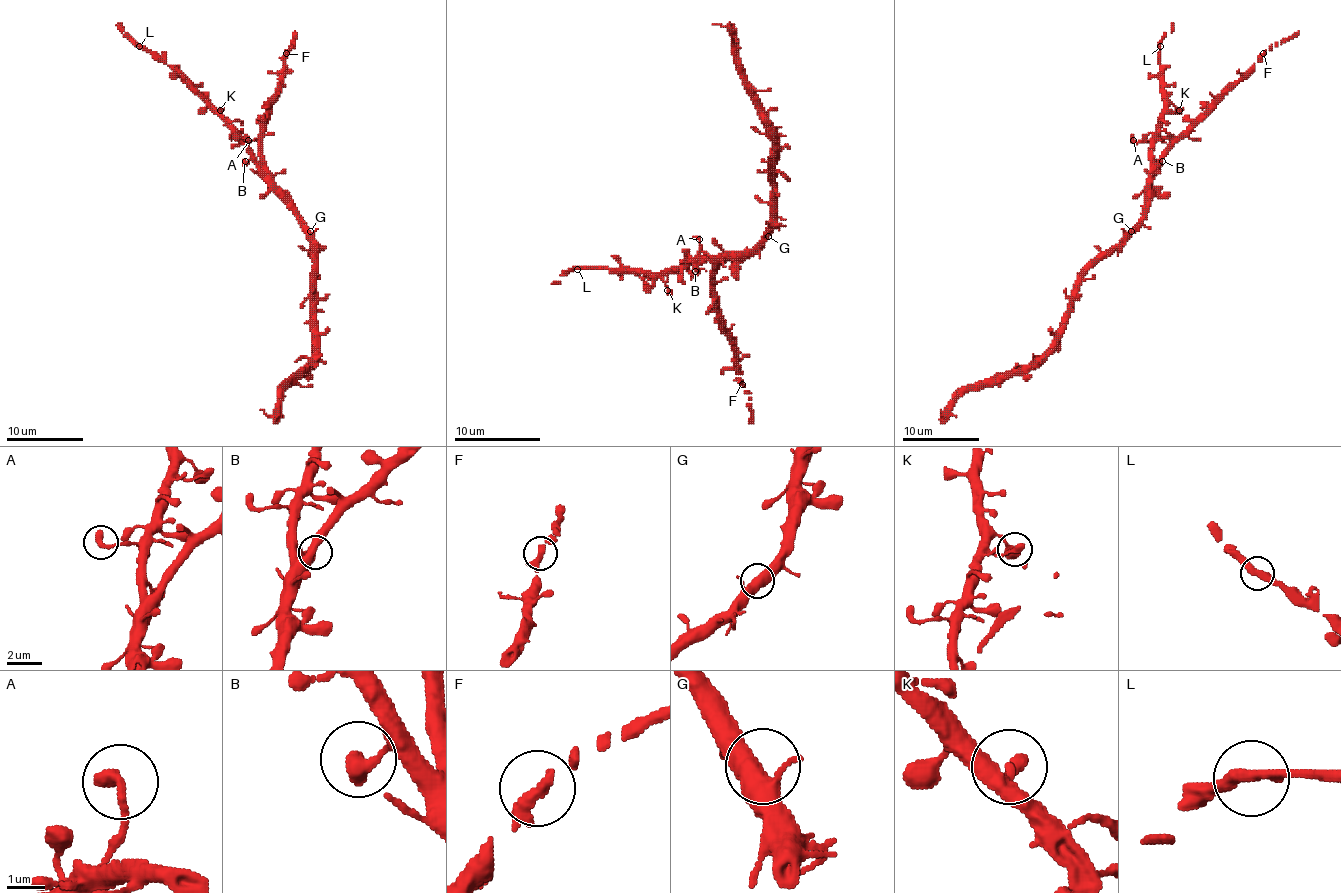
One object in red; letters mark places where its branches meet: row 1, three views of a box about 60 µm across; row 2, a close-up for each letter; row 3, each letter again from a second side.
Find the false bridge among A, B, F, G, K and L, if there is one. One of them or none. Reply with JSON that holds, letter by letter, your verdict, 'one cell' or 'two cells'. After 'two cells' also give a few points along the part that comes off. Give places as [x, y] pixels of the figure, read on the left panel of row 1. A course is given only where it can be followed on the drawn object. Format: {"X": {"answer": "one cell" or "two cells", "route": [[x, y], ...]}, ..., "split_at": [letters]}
{"A": {"answer": "one cell"}, "B": {"answer": "one cell"}, "F": {"answer": "one cell"}, "G": {"answer": "one cell"}, "K": {"answer": "one cell"}, "L": {"answer": "one cell"}, "split_at": []}

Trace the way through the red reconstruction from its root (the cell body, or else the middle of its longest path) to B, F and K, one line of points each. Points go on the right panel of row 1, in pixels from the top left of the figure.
B: (1127, 235), (1143, 215), (1150, 163), (1154, 160), (1162, 161)
F: (1127, 235), (1143, 215), (1144, 190), (1160, 158), (1264, 54)
K: (1127, 235), (1143, 215), (1150, 169), (1150, 138), (1164, 115), (1179, 110)

